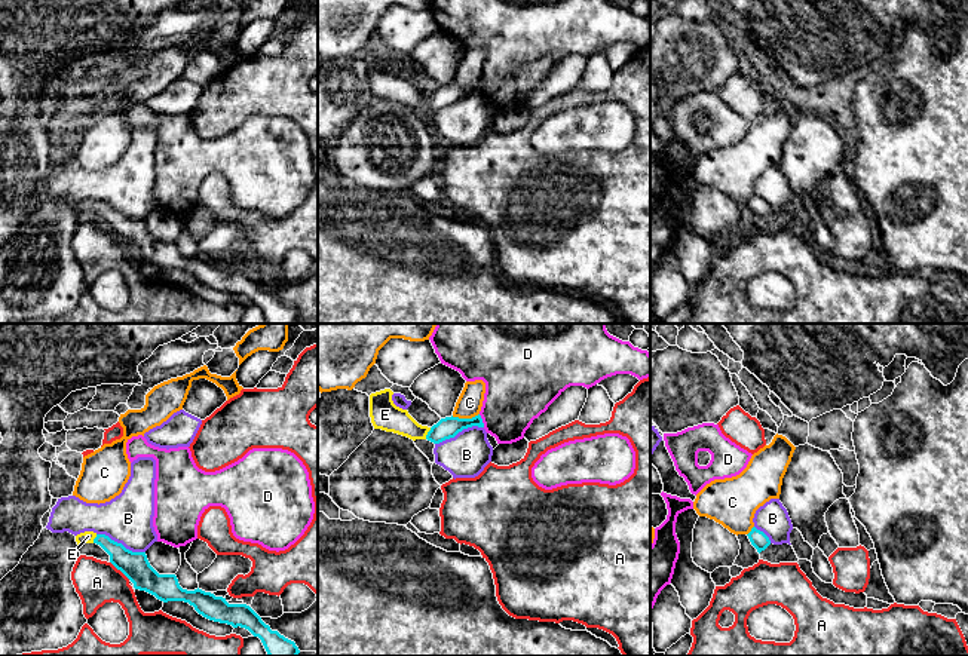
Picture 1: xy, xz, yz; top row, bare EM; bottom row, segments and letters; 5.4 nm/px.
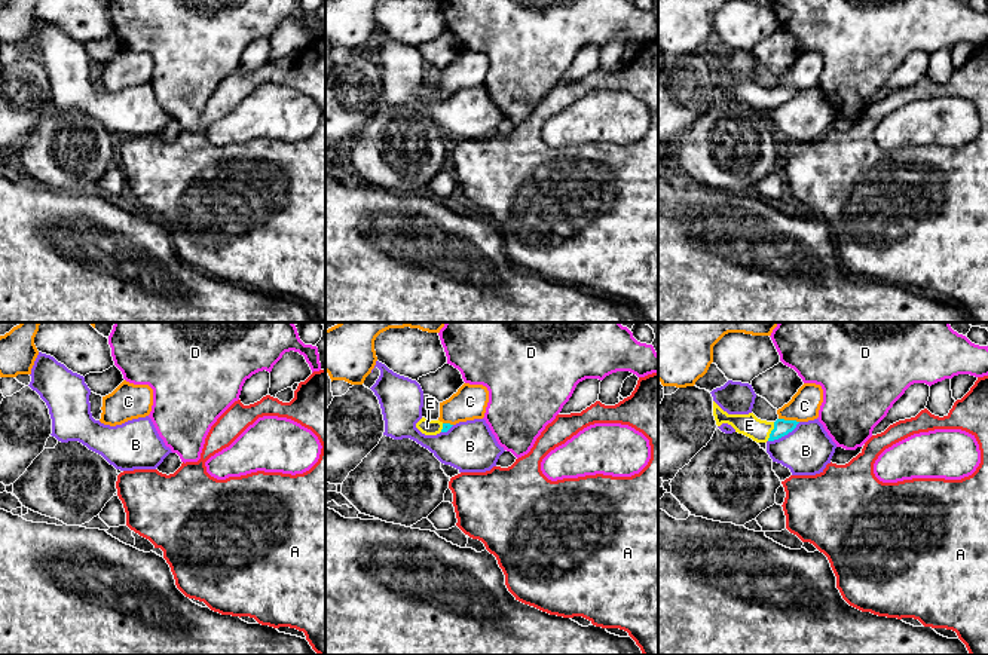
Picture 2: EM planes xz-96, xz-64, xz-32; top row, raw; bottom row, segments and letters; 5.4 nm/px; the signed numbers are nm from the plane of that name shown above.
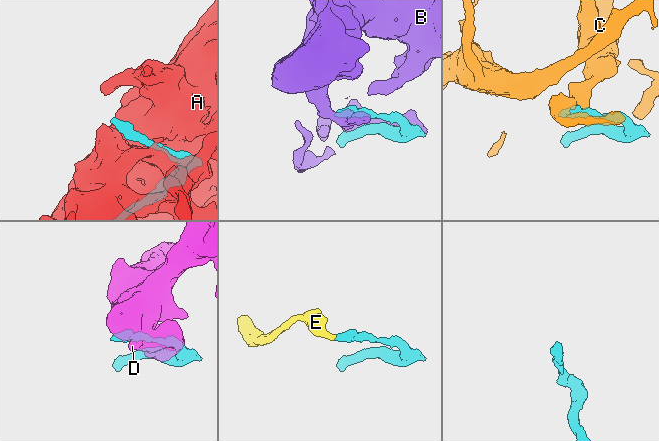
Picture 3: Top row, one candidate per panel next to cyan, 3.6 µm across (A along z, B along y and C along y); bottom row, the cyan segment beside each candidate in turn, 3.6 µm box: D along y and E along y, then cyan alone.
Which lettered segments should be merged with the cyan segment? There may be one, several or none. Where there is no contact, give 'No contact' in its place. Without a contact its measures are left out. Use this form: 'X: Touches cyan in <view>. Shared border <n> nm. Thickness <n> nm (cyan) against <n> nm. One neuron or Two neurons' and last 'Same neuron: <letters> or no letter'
A: Touches cyan in xy. Shared border 150 nm. Thickness 150 nm (cyan) against 240 nm. Two neurons
B: Touches cyan in xy. Shared border 280 nm. Thickness 150 nm (cyan) against 280 nm. Two neurons
C: Touches cyan in xz. Shared border 150 nm. Thickness 120 nm (cyan) against 140 nm. Two neurons
D: Touches cyan in xz. Shared border 80 nm. Thickness 120 nm (cyan) against 360 nm. Two neurons
E: Touches cyan in xz. Shared border 70 nm. Thickness 120 nm (cyan) against 160 nm. One neuron
Same neuron: E

